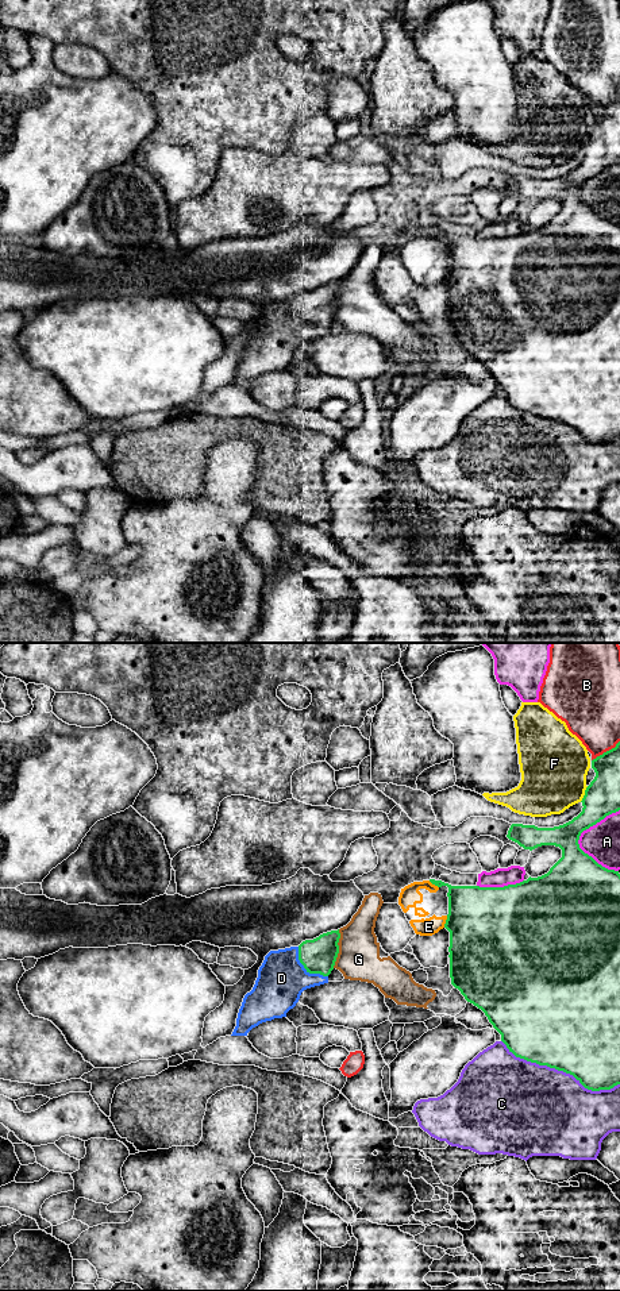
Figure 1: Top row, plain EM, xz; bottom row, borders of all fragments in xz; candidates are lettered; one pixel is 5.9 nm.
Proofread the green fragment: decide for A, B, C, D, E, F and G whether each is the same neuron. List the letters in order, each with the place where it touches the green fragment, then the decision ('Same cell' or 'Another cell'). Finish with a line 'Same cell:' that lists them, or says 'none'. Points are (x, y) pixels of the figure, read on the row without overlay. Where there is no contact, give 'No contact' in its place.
A: Touches green at xz (578, 191). Another cell
B: Touches green at xz (607, 103). Another cell
C: Touches green at xz (559, 422). Another cell
D: Touches green at xz (305, 320). Same cell
E: Touches green at xz (446, 273). Another cell
F: Touches green at xz (585, 146). Another cell
G: Touches green at xz (338, 300). Another cell
Same cell: D

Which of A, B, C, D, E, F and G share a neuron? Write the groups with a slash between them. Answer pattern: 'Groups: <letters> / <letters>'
Groups: A / B / C / D / E / F / G

